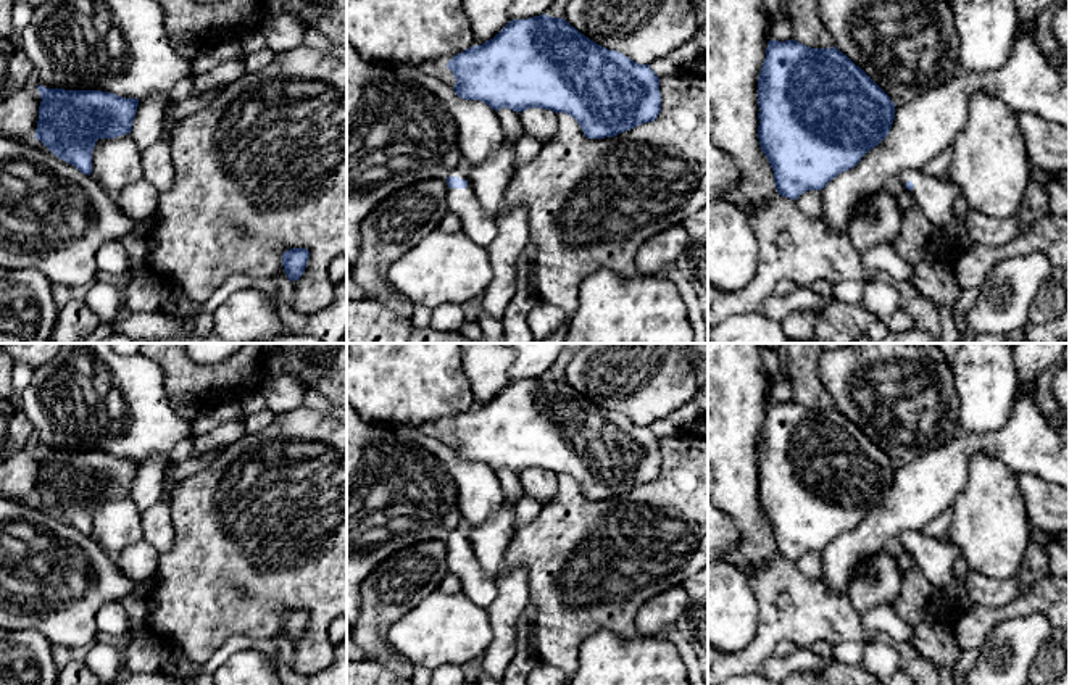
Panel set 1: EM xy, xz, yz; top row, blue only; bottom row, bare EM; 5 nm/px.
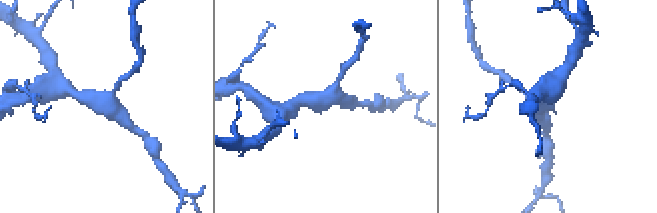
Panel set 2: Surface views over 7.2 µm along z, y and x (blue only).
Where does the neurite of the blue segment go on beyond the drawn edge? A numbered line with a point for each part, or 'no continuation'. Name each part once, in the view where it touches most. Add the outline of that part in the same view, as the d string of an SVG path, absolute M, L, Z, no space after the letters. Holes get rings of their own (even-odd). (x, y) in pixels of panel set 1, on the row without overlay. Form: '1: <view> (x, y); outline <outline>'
1: xz (461, 563); outline M464 527L448 533L448 538L456 537L468 543L466 550L450 550L447 546L447 569L461 582L461 590L480 608L489 609L498 596L495 580L490 580L474 554Z

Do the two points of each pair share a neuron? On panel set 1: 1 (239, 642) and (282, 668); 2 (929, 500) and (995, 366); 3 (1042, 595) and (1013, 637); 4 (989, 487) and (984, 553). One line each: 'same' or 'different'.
1: same
2: different
3: different
4: same

